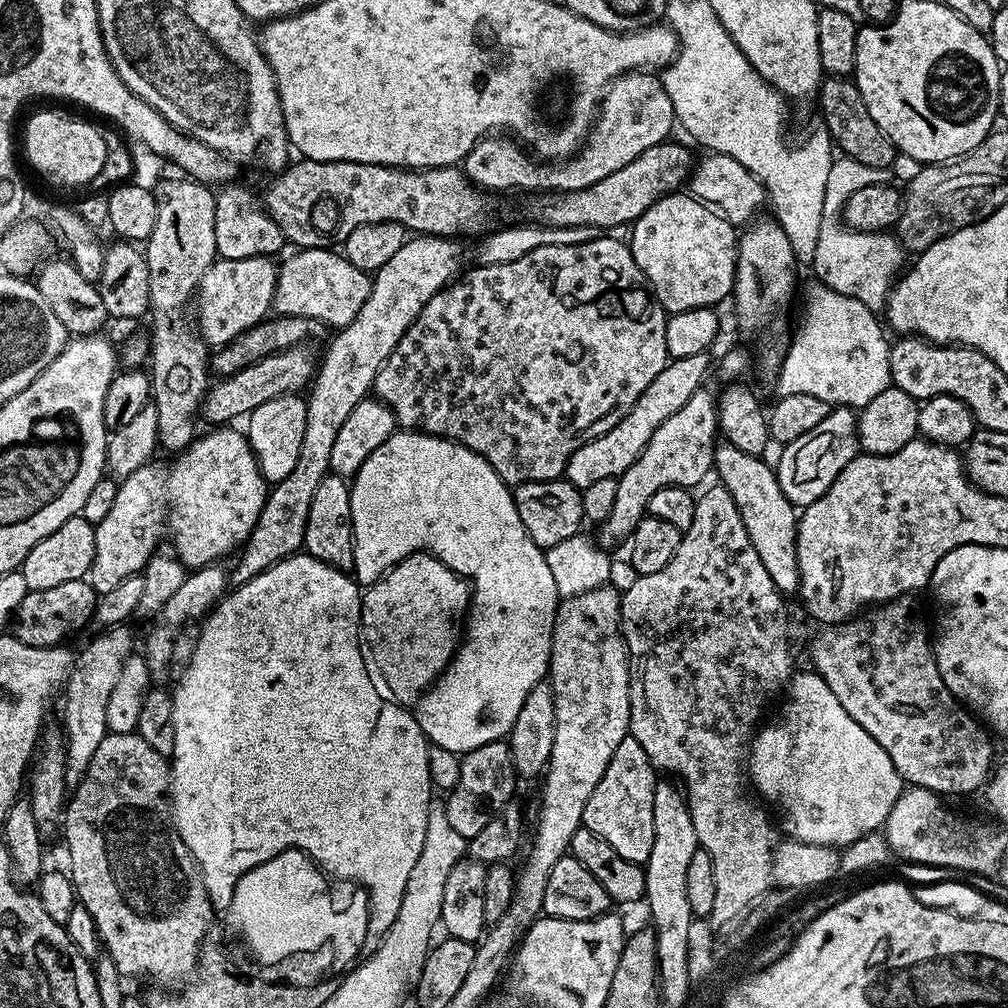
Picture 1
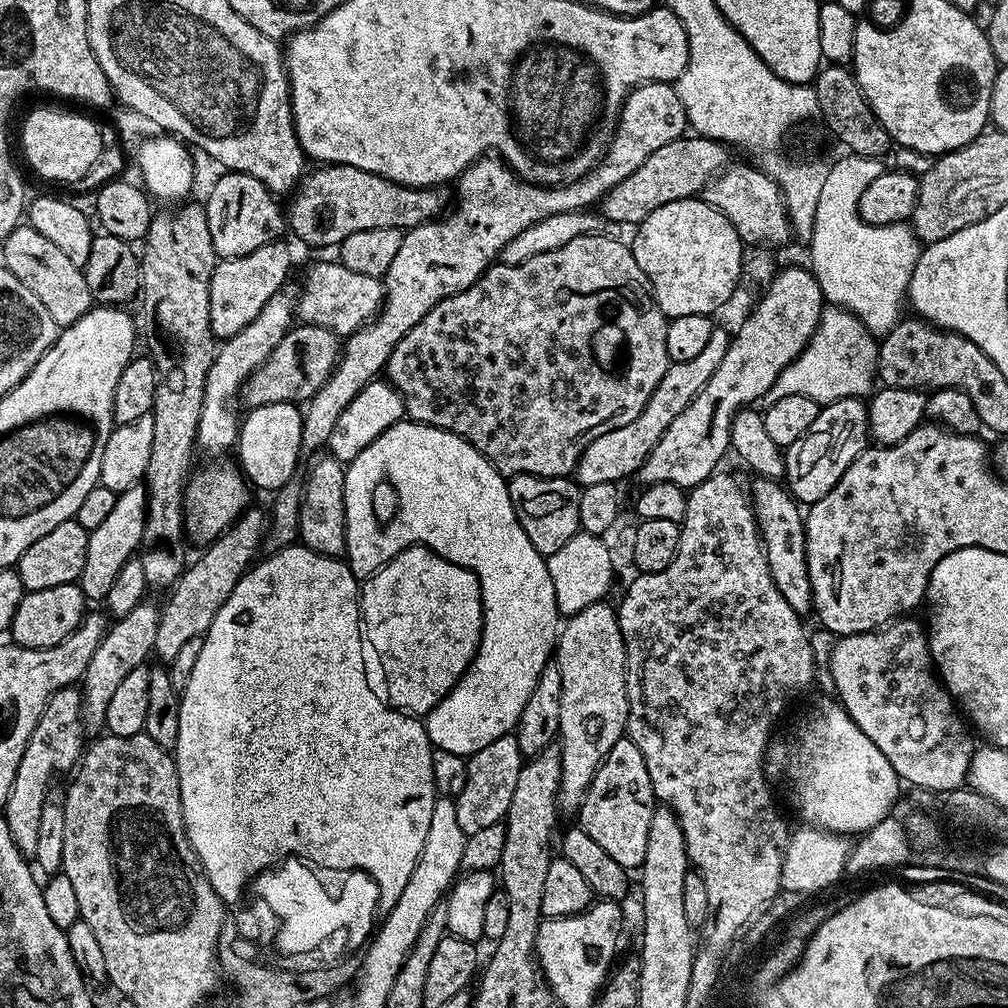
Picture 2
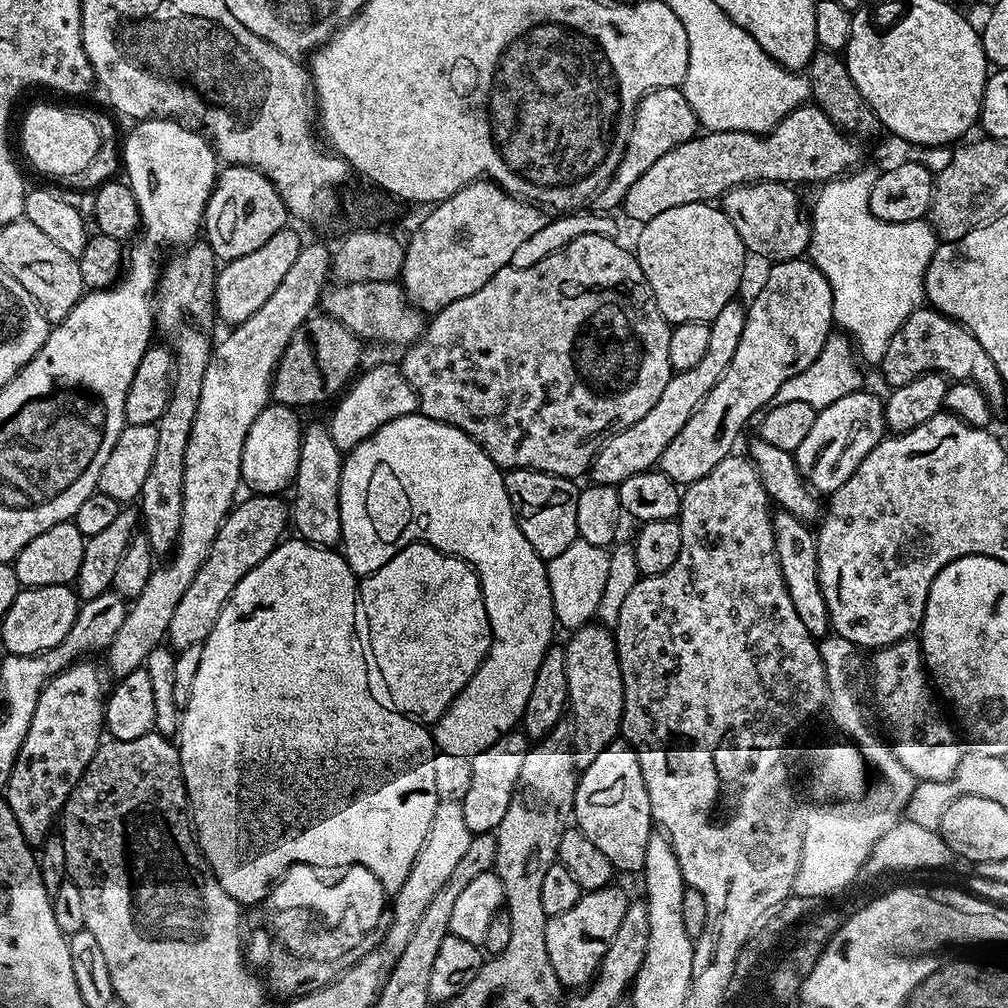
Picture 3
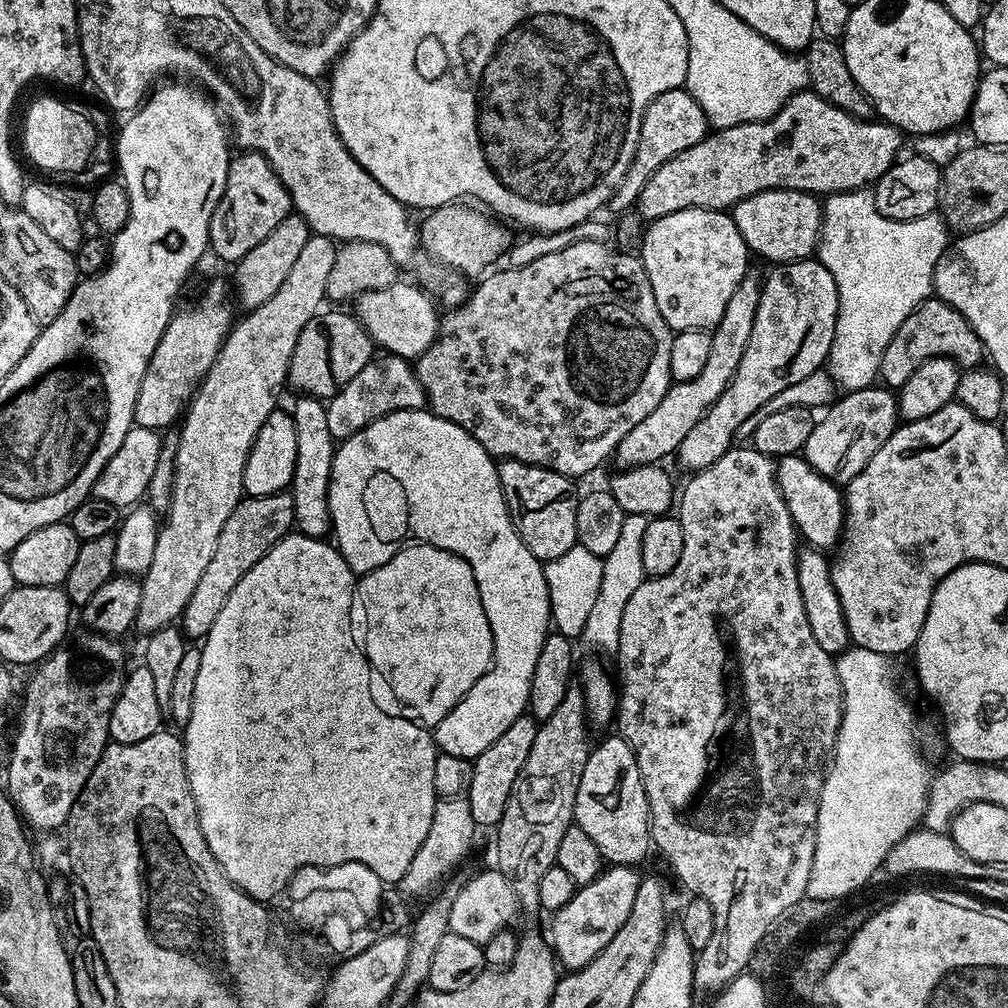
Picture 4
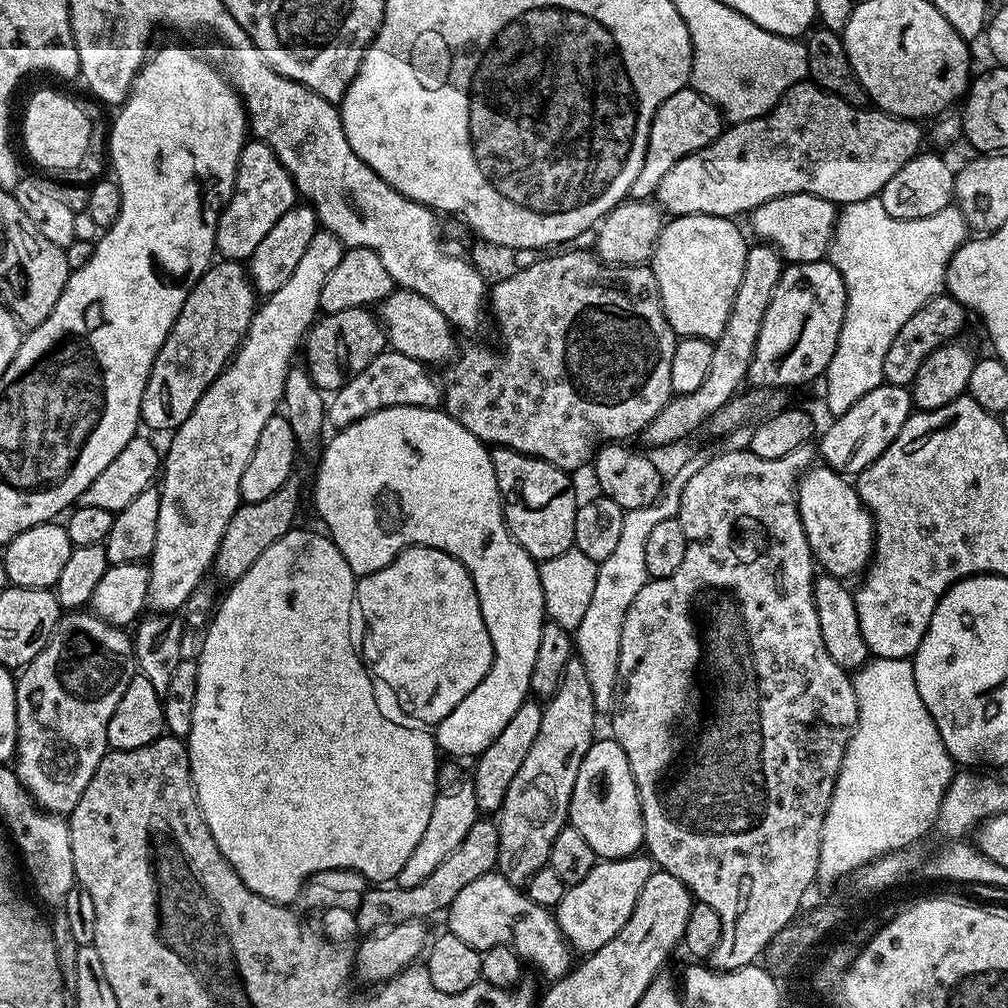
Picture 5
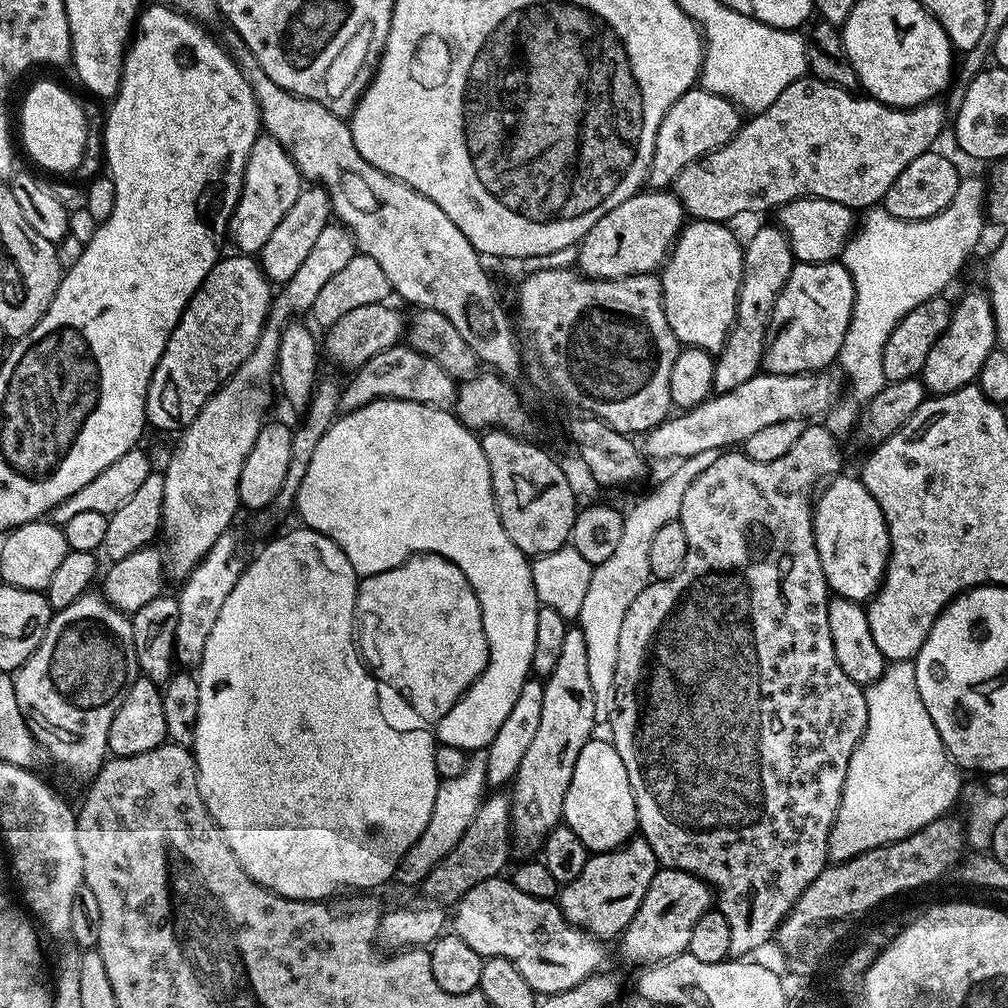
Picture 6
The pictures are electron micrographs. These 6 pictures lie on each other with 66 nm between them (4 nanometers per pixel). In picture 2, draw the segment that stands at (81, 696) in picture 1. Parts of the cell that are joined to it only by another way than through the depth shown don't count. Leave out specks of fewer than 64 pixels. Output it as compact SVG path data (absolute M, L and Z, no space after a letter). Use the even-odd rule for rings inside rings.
M151 602L138 605L134 610L130 610L130 614L119 617L109 627L98 650L94 650L94 658L90 658L90 666L86 666L82 681L80 714L84 717L85 733L96 734L104 728L106 709L110 707L110 698L114 695L114 690L118 690L122 678L126 678L130 670L145 667L144 659L153 655L154 634L158 634L160 611L161 609Z

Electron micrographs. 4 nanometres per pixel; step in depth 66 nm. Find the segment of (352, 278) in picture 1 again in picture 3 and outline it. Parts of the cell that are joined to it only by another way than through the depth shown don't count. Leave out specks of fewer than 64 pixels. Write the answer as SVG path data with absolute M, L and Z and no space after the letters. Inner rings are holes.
M396 280L353 284L336 282L324 288L318 304L323 315L340 320L346 330L350 330L364 342L381 340L384 344L407 346L420 339L420 334L426 327L426 320L420 309L409 305L403 287Z

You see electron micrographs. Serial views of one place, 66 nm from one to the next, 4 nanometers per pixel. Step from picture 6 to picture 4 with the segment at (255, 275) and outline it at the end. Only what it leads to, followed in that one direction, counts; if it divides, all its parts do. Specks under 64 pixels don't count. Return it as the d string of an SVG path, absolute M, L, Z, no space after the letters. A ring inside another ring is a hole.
M212 280L189 308L181 307L173 315L146 366L146 374L142 374L142 386L138 386L132 415L135 427L168 430L185 415L196 389L206 378L210 366L214 366L225 336L232 330L232 304L234 308L229 281L227 284L224 280Z

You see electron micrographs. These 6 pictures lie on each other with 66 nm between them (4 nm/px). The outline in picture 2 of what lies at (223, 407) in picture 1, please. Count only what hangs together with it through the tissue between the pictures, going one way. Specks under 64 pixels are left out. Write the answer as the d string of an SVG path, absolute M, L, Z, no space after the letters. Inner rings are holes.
M297 323L289 328L288 333L270 350L266 362L250 374L250 378L241 386L238 397L239 403L245 409L266 406L270 402L290 402L300 406L312 400L322 386L330 378L330 374L336 368L340 360L342 347L341 337L335 332L326 330L322 326Z

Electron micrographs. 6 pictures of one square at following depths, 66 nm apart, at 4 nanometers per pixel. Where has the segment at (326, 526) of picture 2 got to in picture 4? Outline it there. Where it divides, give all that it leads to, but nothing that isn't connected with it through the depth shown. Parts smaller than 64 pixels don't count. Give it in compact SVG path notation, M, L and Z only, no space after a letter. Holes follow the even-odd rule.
M303 394L290 405L294 418L294 434L298 438L298 454L294 458L294 478L290 491L294 498L295 531L301 536L309 536L315 540L323 540L331 533L330 502L328 501L328 483L330 470L334 466L334 454L338 442L330 434L330 426L326 419L327 403L317 400L315 396Z

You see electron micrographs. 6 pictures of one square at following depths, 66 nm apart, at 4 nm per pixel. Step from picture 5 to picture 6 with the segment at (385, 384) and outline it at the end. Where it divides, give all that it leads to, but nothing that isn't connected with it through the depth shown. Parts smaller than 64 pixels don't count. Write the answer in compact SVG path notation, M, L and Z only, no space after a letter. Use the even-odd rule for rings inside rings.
M401 342L390 350L382 350L382 354L374 354L370 362L355 369L352 376L343 385L340 392L341 413L353 412L370 402L379 400L409 400L419 404L428 404L432 408L445 410L455 409L457 381L452 379L434 358L428 358L418 350L409 348L407 343Z

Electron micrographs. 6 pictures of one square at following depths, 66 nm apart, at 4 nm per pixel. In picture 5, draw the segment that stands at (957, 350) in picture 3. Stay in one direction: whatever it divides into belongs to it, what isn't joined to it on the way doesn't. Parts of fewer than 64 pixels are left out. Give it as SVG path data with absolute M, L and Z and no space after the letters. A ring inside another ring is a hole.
M947 294L930 297L921 309L908 317L895 335L894 342L890 342L890 350L886 350L886 362L882 362L884 383L908 388L918 374L918 366L926 362L928 355L959 337L956 335L963 330L966 318L965 308L954 297Z

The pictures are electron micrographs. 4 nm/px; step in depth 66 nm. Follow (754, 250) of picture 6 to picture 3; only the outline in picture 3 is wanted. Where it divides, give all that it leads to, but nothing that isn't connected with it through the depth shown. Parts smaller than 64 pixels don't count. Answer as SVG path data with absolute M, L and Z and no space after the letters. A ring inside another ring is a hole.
M733 302L722 306L722 314L718 314L708 324L710 330L710 343L706 354L694 366L685 372L673 372L670 382L666 382L666 390L654 402L654 407L634 426L626 426L618 434L614 434L598 450L592 459L590 480L593 484L611 484L618 486L626 482L626 478L634 478L634 474L651 472L657 467L662 458L662 450L674 442L674 434L690 422L690 414L704 401L706 394L714 390L718 378L726 374L726 366L730 366L730 358L734 358L734 350L738 341L742 339L742 328L746 326L746 308L742 303Z

